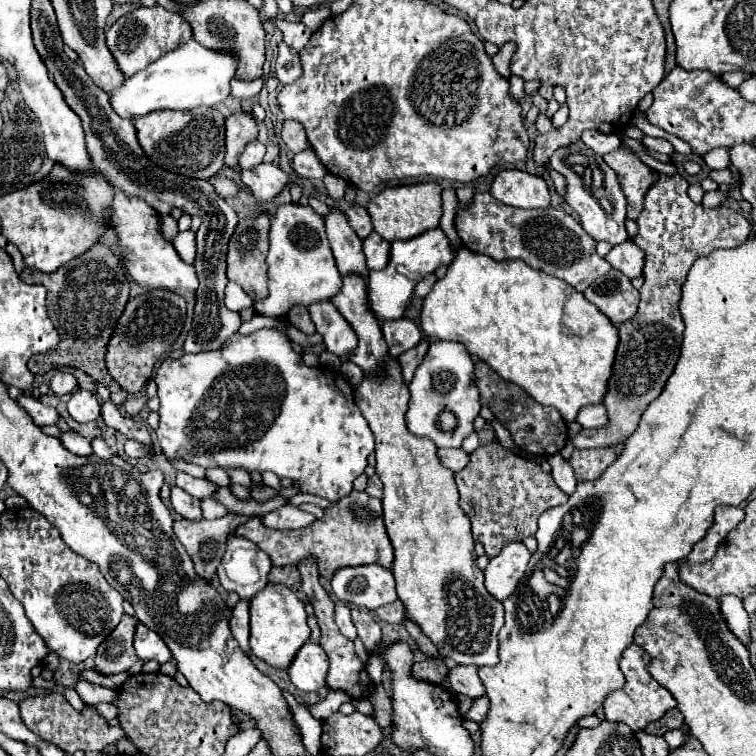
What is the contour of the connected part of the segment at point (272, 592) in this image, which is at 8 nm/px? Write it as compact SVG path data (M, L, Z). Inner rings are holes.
M270 584L264 588L264 592L258 592L250 600L250 650L266 664L278 670L286 670L296 658L298 648L302 648L310 638L306 618L308 614L304 610L304 604L290 588L282 584Z

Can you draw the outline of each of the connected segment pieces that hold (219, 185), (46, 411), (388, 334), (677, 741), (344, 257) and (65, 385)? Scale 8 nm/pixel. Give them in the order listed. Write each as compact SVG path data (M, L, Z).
M212 176L210 182L214 184L216 192L218 192L220 196L224 196L224 198L234 196L234 194L238 192L238 184L234 184L232 180L226 180L226 178L222 178L222 176Z
M20 396L20 398L18 398L18 404L20 404L22 408L26 408L26 412L34 418L34 422L36 422L38 426L56 424L56 420L60 418L60 414L56 412L56 408L46 406L46 404L42 404L40 400L36 400L36 398Z
M410 318L382 322L382 334L388 342L392 358L398 358L402 352L414 348L422 340L420 328Z
M684 728L670 730L670 732L666 732L666 734L664 734L664 740L668 742L668 746L670 746L670 752L672 752L672 750L680 748L680 744L684 744L684 740L686 740L686 730L684 730Z
M332 210L332 214L328 214L324 220L326 220L326 234L330 240L330 248L334 252L340 274L342 276L354 274L368 278L370 270L364 264L362 240L350 228L346 216L340 210Z
M58 370L58 372L50 378L50 390L52 390L58 398L62 398L62 396L66 396L66 394L72 394L76 386L78 386L78 382L76 382L76 378L74 378L70 372Z

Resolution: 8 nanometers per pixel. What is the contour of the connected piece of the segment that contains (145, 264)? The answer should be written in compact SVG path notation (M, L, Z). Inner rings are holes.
M114 188L114 192L116 192L116 198L112 202L110 224L120 236L120 252L126 258L126 264L128 264L126 272L140 286L164 288L164 290L178 290L178 288L196 290L198 288L198 278L196 278L194 266L182 262L178 252L174 250L172 242L168 242L160 236L158 214L144 200L128 198L118 188Z

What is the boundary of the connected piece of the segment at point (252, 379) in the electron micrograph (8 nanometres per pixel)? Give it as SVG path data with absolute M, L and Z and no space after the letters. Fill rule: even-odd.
M256 330L248 336L242 334L234 334L232 338L228 338L228 342L224 342L224 346L220 350L214 352L198 352L198 354L184 354L182 358L174 360L174 358L166 358L158 372L156 372L156 386L158 386L158 398L160 398L160 426L156 428L156 436L160 442L162 452L166 454L168 460L184 460L190 464L198 464L202 468L244 468L246 472L274 472L280 478L292 478L294 484L300 488L300 492L310 492L310 494L318 494L330 502L340 500L342 496L350 494L352 490L352 482L364 472L364 468L368 466L368 456L374 452L374 434L368 428L364 416L360 414L358 406L354 404L354 394L352 394L352 386L348 384L342 375L337 378L332 373L322 368L308 368L302 360L300 354L296 354L292 350L292 344L288 340L288 336L284 336L278 330Z

